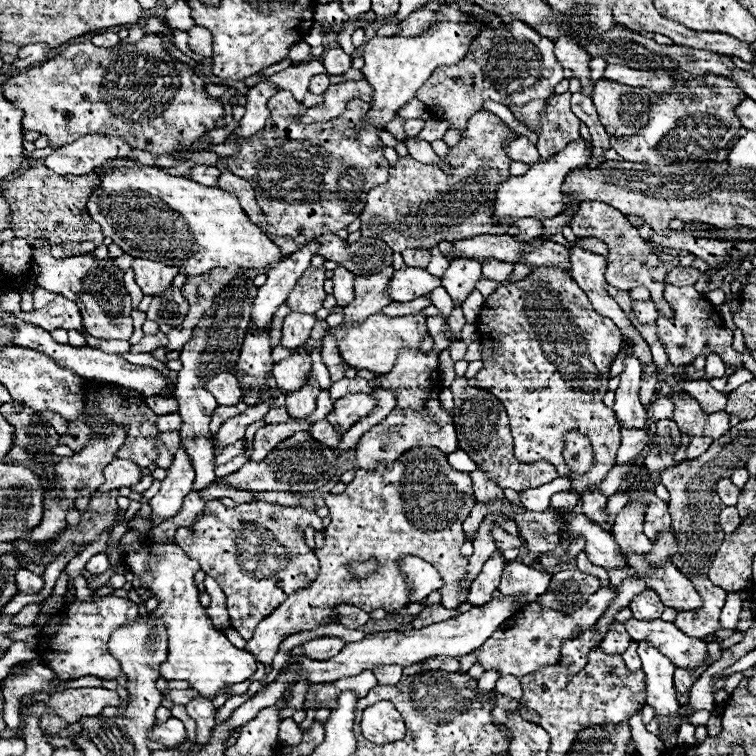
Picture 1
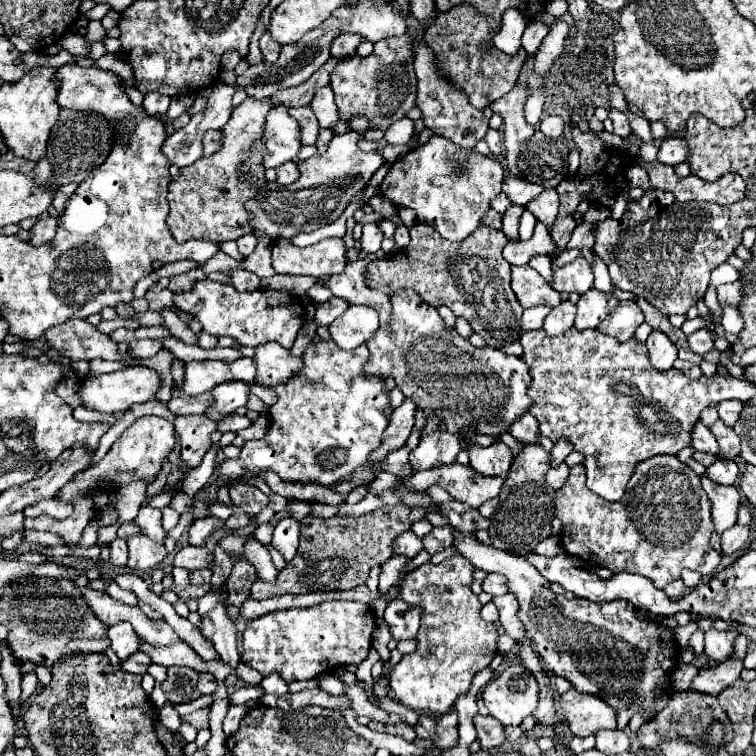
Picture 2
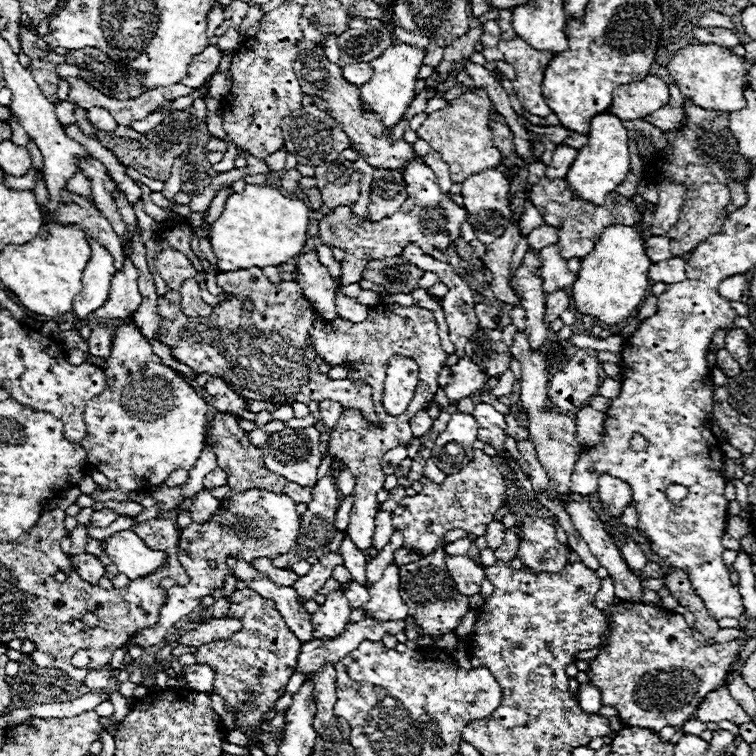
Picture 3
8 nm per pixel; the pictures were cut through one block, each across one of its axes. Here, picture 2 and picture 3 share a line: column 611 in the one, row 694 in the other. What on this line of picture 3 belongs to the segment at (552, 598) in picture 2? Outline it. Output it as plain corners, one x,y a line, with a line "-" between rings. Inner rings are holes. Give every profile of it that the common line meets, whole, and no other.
618,602
610,606
608,622
610,628
606,644
598,658
592,660
590,668
586,670
590,684
596,684
596,688
600,688
602,704
616,708
620,720
626,726
652,728
654,732
660,732
664,726
682,726
686,720
690,720
700,700
704,700
704,696
712,692
712,688
718,688
724,682
726,670
732,662
736,662
742,650
740,640
714,646
700,646
692,638
692,630
682,614
674,614
654,604

